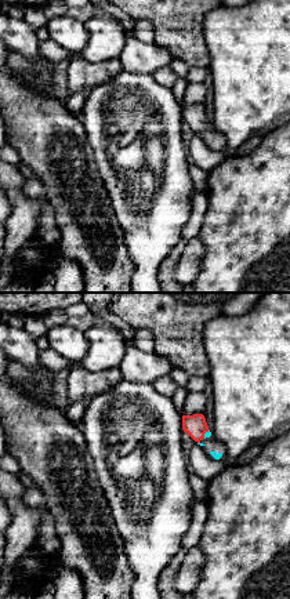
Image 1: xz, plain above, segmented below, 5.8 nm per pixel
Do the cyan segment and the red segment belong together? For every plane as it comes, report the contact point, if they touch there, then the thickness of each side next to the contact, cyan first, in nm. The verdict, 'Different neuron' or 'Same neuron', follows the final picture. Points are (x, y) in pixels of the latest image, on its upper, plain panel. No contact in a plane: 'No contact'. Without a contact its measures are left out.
Touches cyan at (205, 124). Thickness 30 nm (cyan) against 130 nm

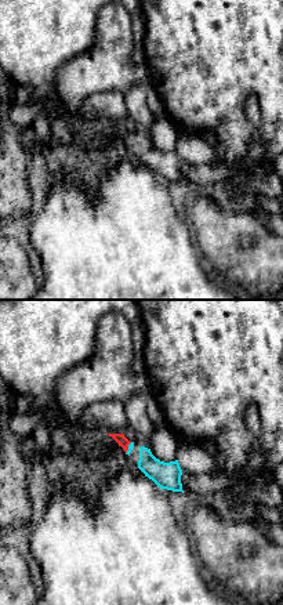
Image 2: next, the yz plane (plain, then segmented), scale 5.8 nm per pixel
Touches cyan at (129, 138). Thickness 30 nm (cyan) against 60 nm

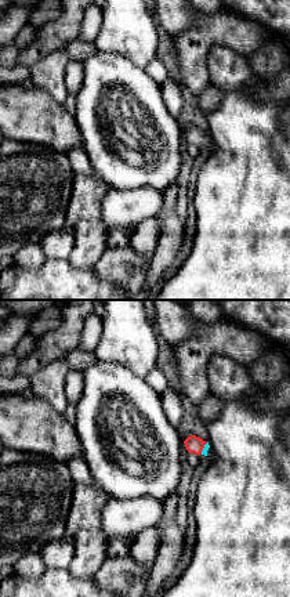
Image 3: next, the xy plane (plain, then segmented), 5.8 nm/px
Touches cyan at (203, 138). Thickness 30 nm (cyan) against 100 nm

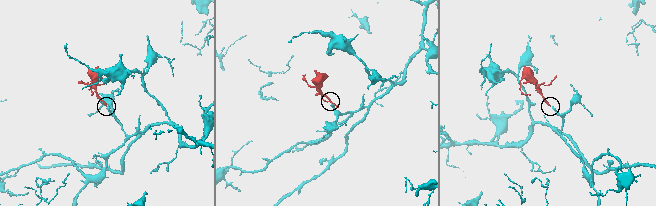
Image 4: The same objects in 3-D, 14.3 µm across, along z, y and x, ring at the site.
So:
Same neuron

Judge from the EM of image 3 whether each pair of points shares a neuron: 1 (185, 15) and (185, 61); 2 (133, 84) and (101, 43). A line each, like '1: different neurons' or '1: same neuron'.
1: different neurons
2: different neurons

